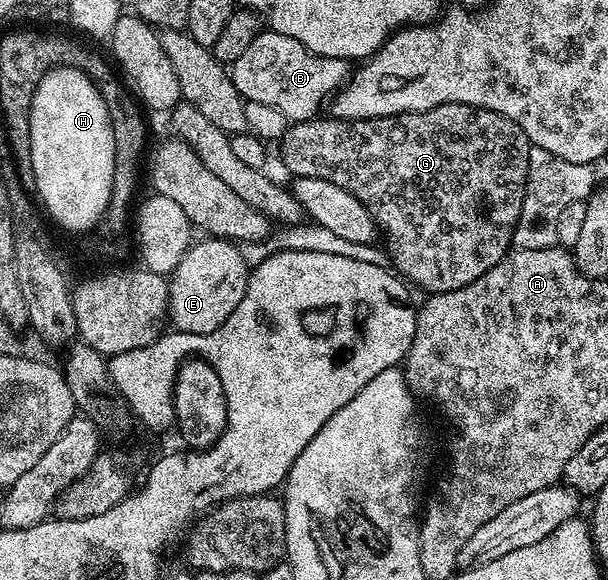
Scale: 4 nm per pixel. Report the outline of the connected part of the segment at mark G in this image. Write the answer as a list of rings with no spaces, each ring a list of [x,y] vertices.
[[[444,103],[435,109],[406,115],[382,115],[376,119],[352,121],[333,119],[331,125],[333,125],[334,143],[289,143],[290,141],[285,141],[280,144],[280,147],[282,146],[281,159],[285,162],[286,169],[290,171],[290,176],[319,177],[323,181],[332,181],[334,185],[339,185],[339,189],[347,189],[347,193],[355,196],[371,213],[383,239],[385,235],[384,246],[387,248],[389,262],[400,278],[408,281],[414,288],[415,286],[422,287],[425,293],[438,295],[455,289],[463,289],[463,285],[471,285],[471,281],[483,277],[487,269],[491,269],[504,255],[509,254],[513,242],[513,230],[517,227],[523,209],[525,178],[529,169],[531,146],[527,133],[523,133],[523,129],[515,125],[515,121],[482,107],[472,107],[462,103]]]

